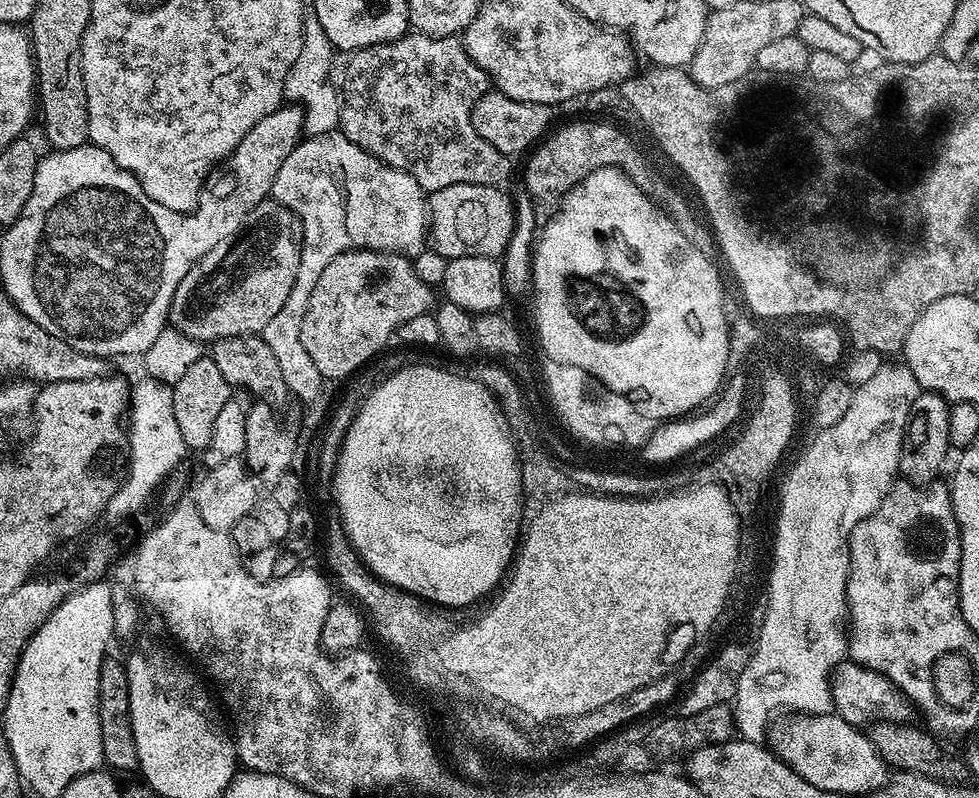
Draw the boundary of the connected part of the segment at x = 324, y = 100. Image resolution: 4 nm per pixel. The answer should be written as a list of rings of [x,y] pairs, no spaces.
[[[313,10],[305,11],[304,14],[304,53],[294,62],[294,66],[288,75],[289,93],[296,92],[301,105],[306,109],[304,114],[304,126],[308,136],[317,136],[323,132],[333,131],[339,125],[339,112],[341,93],[337,85],[331,84],[328,79],[332,76],[332,53],[334,47],[330,38],[326,36],[322,23],[318,20],[318,14]]]

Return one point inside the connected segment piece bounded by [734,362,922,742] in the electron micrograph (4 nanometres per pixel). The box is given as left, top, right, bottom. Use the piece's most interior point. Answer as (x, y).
(845, 474)

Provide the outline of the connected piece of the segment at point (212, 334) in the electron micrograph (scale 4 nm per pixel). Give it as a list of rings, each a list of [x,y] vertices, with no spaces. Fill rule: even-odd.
[[[271,198],[263,200],[242,222],[231,240],[218,242],[178,282],[170,302],[168,324],[197,342],[263,333],[266,322],[282,310],[300,265],[300,219]]]

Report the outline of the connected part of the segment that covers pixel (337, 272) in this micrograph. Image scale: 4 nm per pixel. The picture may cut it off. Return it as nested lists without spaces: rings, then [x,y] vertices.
[[[352,249],[334,258],[333,262],[322,270],[322,275],[310,294],[299,334],[302,346],[305,347],[306,354],[313,359],[321,379],[343,381],[363,369],[360,367],[386,347],[388,339],[395,337],[404,323],[433,311],[437,300],[432,292],[435,292],[433,285],[424,282],[415,272],[413,261],[401,253]]]

